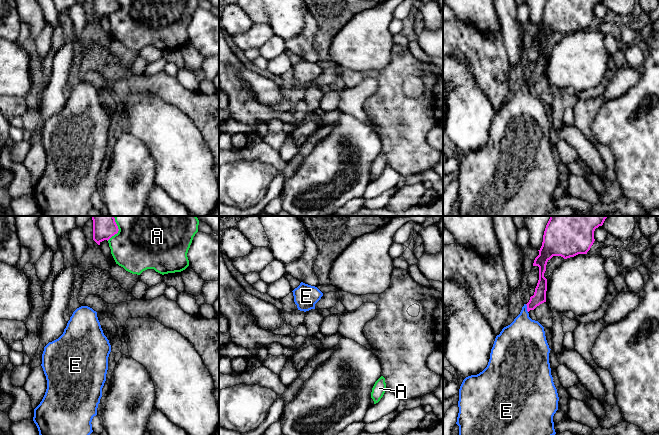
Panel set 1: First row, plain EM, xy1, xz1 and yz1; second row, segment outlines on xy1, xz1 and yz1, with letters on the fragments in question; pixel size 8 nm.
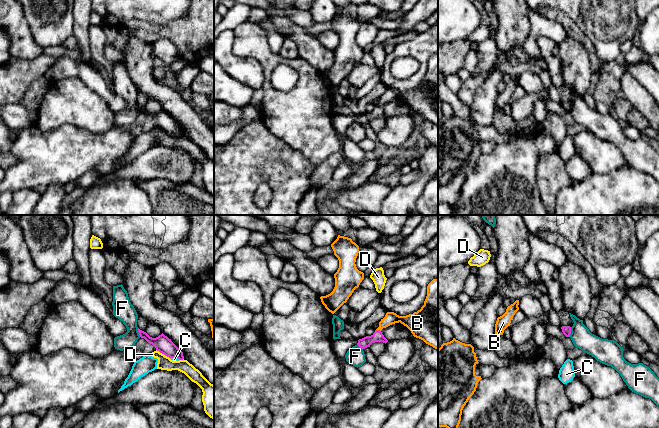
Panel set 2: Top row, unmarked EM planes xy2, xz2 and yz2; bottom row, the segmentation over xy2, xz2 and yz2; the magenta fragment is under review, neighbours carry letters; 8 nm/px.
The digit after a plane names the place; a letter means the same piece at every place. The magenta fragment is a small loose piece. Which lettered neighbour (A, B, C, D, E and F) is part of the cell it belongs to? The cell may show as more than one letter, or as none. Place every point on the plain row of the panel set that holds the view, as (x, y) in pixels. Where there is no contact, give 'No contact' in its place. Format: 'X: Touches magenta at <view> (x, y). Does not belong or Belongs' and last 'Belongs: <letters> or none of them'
A: Touches magenta at xy1 (116, 9). Does not belong
B: Touches magenta at xz2 (378, 106). Does not belong
C: Touches magenta at xy2 (175, 133). Does not belong
D: Touches magenta at xy2 (163, 129). Does not belong
E: Touches magenta at yz1 (527, 84). Belongs
F: Touches magenta at yz2 (570, 108). Does not belong
Belongs: E

